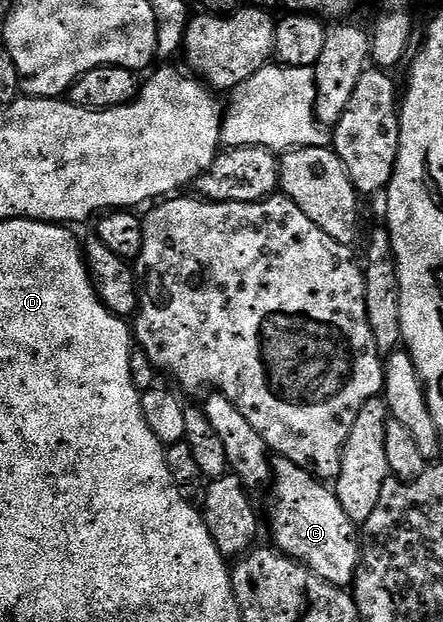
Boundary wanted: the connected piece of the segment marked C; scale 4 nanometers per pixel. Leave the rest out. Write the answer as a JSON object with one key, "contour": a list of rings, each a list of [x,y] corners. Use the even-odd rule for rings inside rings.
{"contour":[[[275,457],[272,462],[274,507],[270,510],[273,545],[283,554],[307,566],[316,576],[333,586],[349,587],[362,560],[360,530],[340,508],[340,500],[325,481],[319,480],[292,460]]]}

